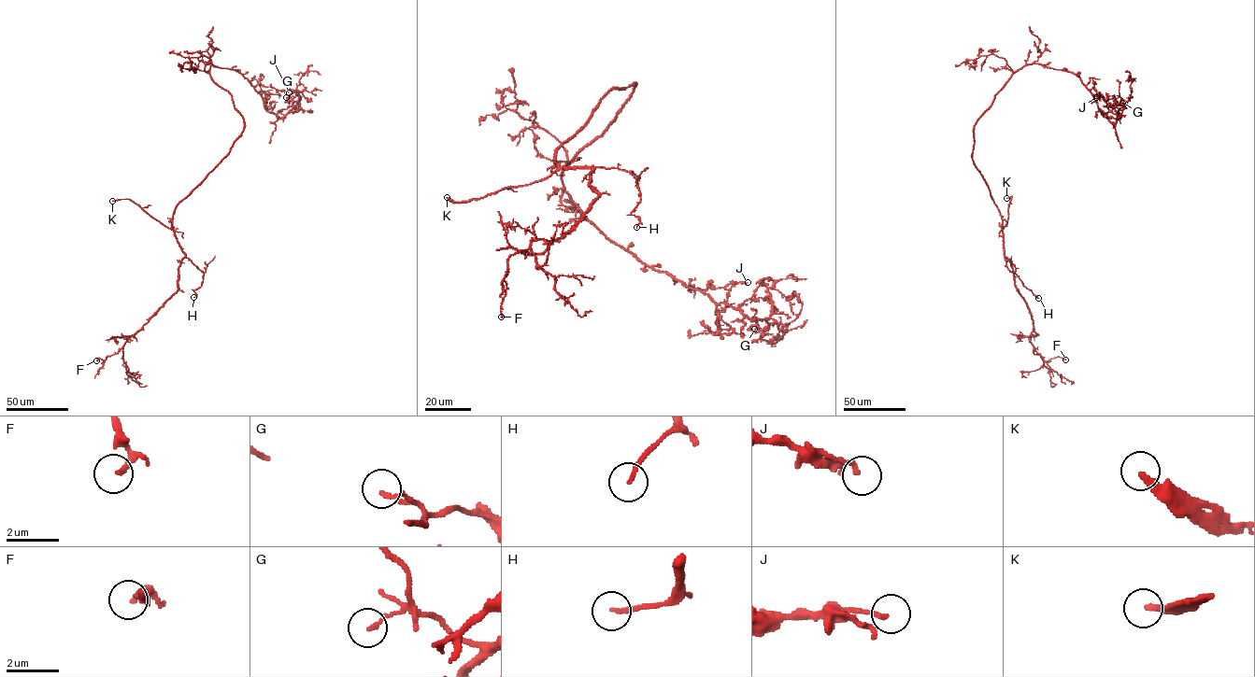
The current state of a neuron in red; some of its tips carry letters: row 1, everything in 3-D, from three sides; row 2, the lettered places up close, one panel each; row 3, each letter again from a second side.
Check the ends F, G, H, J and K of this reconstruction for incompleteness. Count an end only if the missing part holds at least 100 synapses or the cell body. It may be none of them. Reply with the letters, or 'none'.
K

